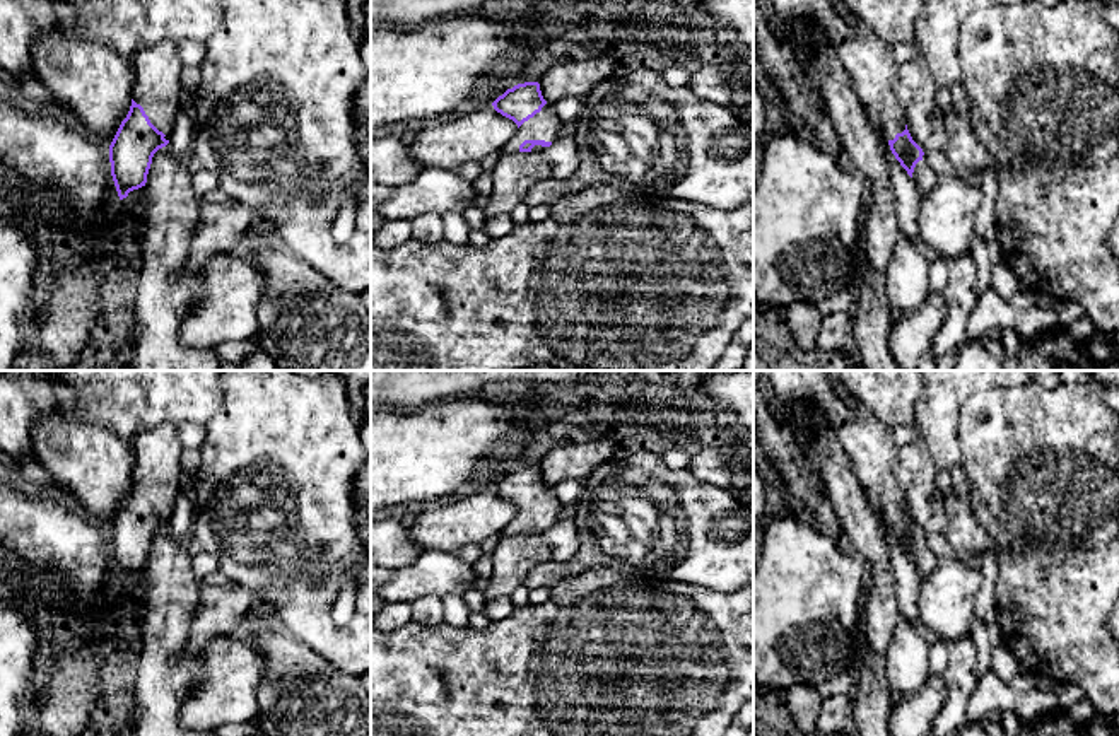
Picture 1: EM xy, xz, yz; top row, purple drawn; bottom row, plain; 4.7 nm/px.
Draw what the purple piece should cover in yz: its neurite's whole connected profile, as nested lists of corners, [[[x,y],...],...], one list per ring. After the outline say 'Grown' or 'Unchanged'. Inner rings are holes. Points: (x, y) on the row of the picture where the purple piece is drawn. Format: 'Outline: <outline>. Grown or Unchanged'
Outline: [[[772,0],[772,5],[806,55],[815,55],[822,46],[835,51],[866,113],[876,120],[892,154],[912,178],[924,152],[912,140],[907,113],[895,94],[900,65],[890,44],[863,26],[846,24],[830,0]]]. Grown

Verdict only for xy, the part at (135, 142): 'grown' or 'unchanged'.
grown

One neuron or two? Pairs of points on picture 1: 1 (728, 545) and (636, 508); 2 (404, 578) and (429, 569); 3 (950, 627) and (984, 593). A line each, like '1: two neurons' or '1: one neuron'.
1: one neuron
2: one neuron
3: two neurons

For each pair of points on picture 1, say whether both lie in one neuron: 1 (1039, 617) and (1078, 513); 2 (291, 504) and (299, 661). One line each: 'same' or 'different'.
1: same
2: different

